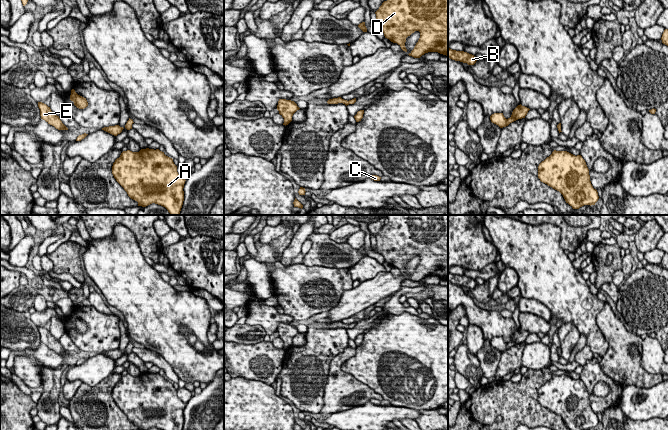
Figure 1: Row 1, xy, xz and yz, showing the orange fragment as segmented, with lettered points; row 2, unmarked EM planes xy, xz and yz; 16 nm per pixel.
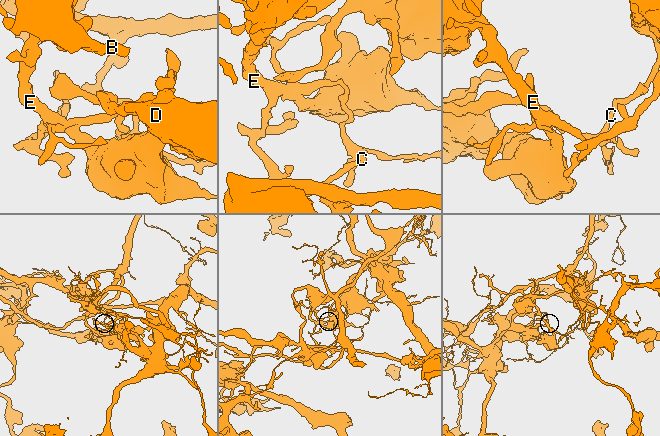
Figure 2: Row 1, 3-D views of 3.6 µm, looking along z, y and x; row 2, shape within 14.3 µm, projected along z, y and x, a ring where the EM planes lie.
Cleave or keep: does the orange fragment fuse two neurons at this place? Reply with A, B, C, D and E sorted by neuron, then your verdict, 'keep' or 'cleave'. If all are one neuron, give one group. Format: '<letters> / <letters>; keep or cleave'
A B D E / C; cleave

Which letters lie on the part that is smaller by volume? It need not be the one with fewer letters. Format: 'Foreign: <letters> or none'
Foreign: C

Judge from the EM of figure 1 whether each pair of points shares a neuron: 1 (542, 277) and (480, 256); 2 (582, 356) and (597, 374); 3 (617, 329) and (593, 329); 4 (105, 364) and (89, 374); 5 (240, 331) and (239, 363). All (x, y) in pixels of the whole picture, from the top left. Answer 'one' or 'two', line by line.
1: two
2: two
3: two
4: one
5: two

